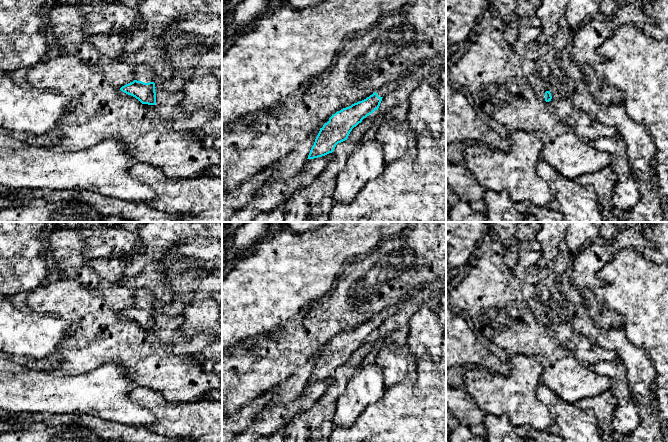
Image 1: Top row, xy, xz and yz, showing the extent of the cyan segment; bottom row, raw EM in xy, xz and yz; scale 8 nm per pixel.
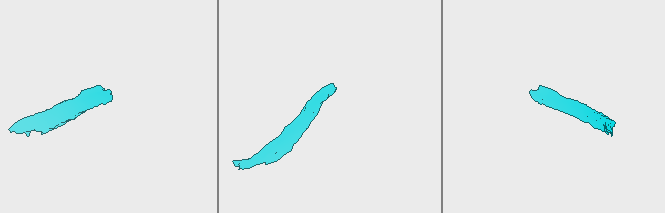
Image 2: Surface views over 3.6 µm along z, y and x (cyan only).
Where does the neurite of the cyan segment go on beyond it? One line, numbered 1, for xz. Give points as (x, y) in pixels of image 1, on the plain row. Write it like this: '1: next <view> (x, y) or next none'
1: next xz (389, 311)

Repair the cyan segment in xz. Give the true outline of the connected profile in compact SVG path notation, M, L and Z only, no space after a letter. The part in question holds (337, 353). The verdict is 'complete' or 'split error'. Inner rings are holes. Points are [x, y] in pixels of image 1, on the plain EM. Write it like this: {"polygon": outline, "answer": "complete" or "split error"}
{"polygon": "M405 299L387 307L366 323L333 338L329 345L320 352L307 383L314 383L332 377L338 367L347 364L354 351L375 334L378 334L382 322L391 317L404 302Z", "answer": "split error"}

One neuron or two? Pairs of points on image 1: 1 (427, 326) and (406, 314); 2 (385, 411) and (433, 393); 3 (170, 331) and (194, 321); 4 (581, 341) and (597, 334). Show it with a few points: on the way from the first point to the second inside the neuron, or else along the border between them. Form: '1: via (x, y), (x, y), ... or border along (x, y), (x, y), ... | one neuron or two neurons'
1: border along (421, 303), (418, 310), (410, 318), (406, 335) | two neurons
2: via (397, 411), (415, 411), (421, 405) | one neuron
3: border along (182, 313), (180, 331), (184, 335), (203, 332) | two neurons
4: border along (571, 323), (577, 331), (609, 350) | two neurons

